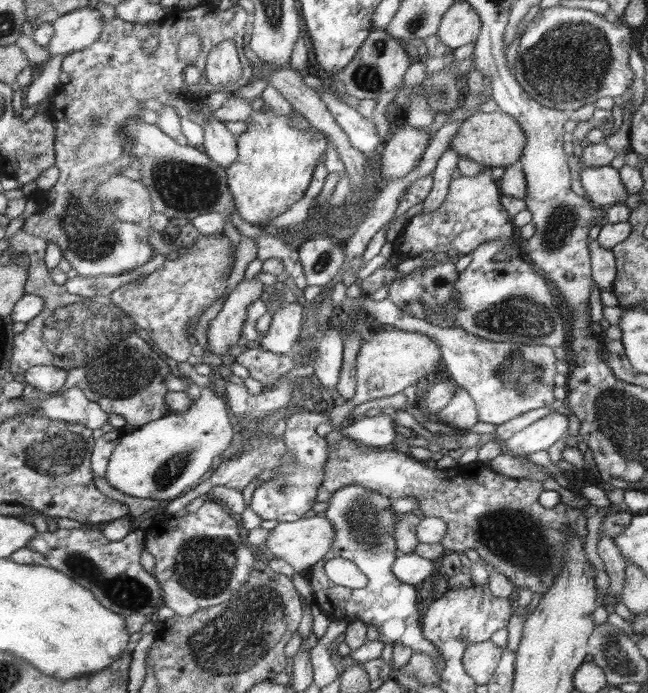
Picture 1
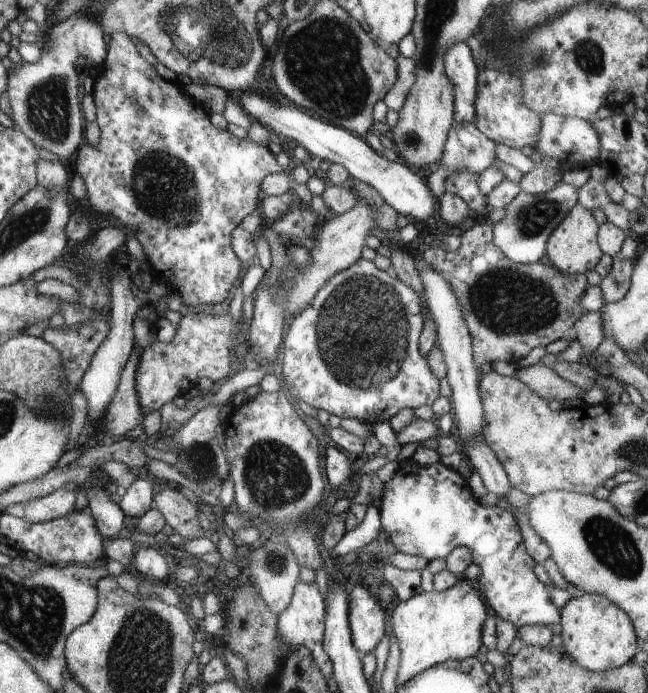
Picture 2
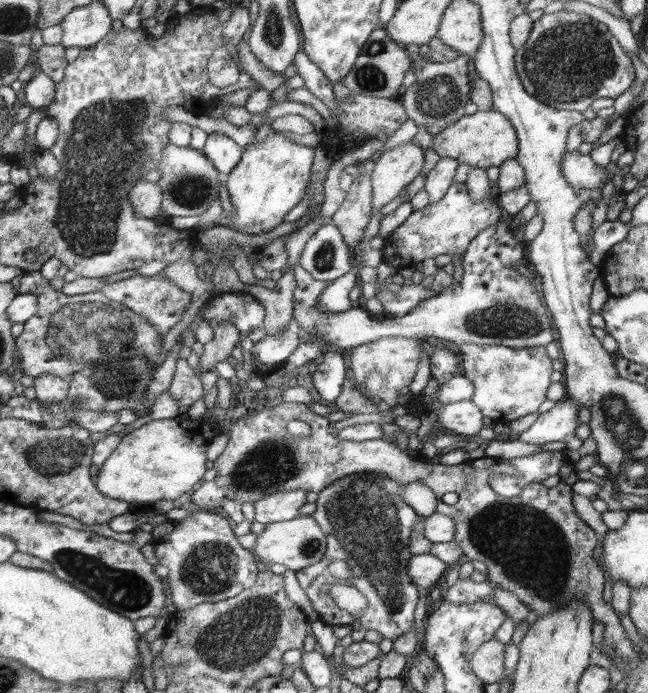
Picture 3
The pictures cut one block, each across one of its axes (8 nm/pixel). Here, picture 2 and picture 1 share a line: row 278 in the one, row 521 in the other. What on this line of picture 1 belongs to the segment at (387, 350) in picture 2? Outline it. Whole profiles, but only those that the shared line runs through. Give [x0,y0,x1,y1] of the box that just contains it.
[307,485,443,675]

